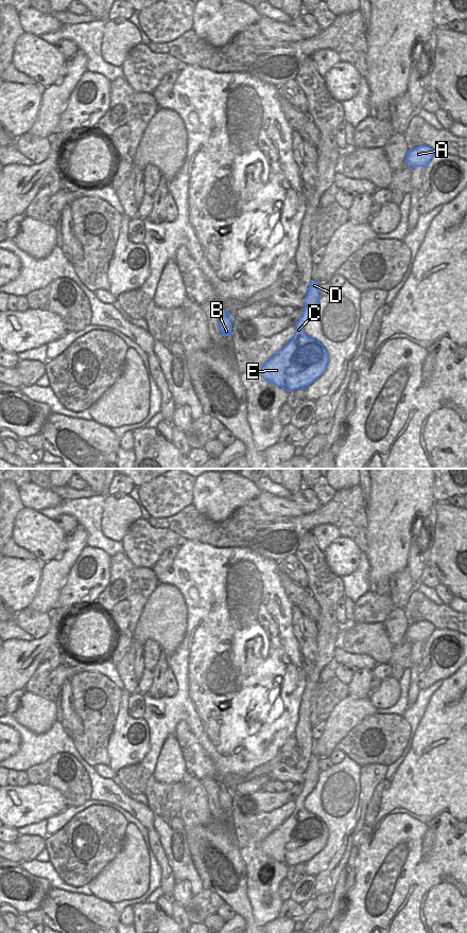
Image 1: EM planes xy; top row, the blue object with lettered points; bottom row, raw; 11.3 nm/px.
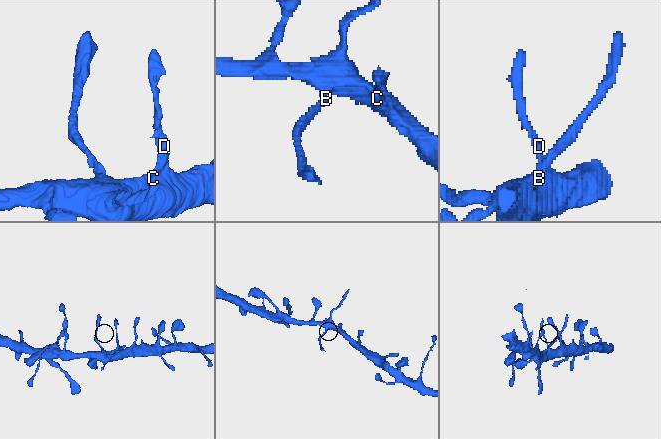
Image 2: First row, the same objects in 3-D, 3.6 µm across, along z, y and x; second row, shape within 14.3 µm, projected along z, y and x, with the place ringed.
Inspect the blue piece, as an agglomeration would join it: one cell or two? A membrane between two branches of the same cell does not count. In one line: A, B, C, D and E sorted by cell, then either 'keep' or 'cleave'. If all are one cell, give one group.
A B C D E; keep

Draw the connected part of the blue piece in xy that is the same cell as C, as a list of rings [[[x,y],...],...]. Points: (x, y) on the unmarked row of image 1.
[[[312,755],[309,760],[308,768],[305,772],[304,789],[294,800],[295,810],[287,821],[271,832],[261,843],[261,851],[264,855],[287,866],[306,863],[312,859],[326,846],[327,838],[329,835],[329,831],[324,821],[319,816],[307,811],[304,807],[306,797],[313,791],[318,780],[318,775],[321,773],[318,759],[318,757]]]

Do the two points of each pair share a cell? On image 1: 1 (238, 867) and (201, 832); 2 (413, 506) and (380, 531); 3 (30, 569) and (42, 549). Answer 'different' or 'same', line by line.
1: same
2: same
3: different

